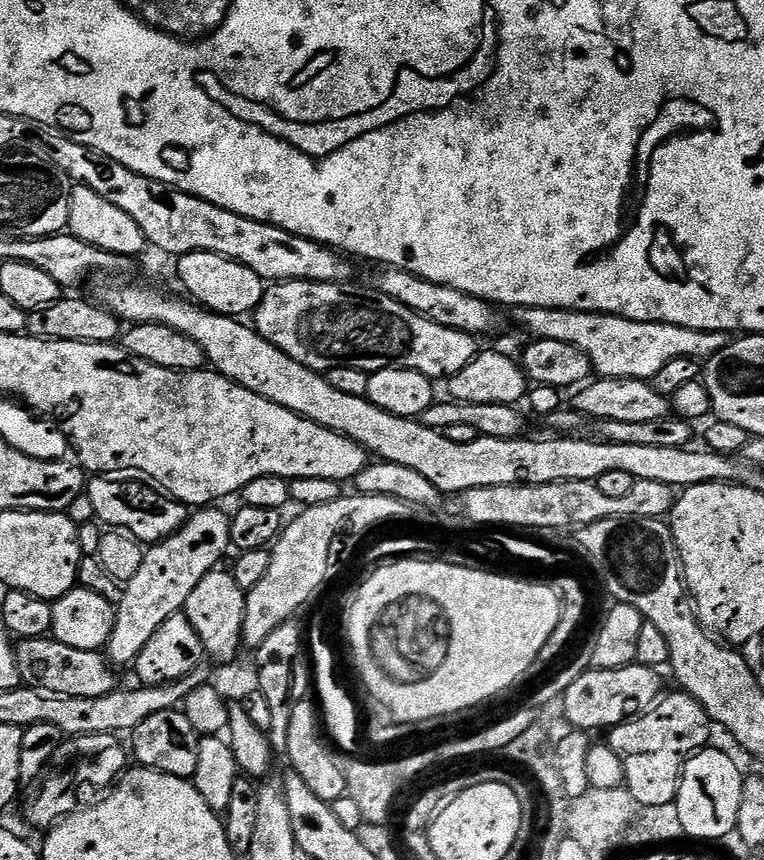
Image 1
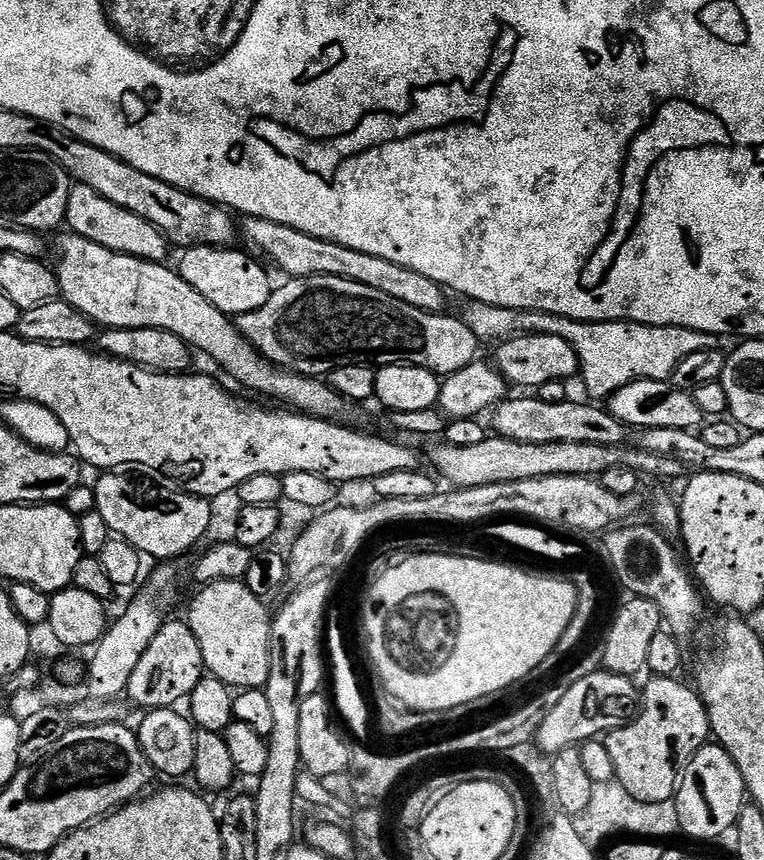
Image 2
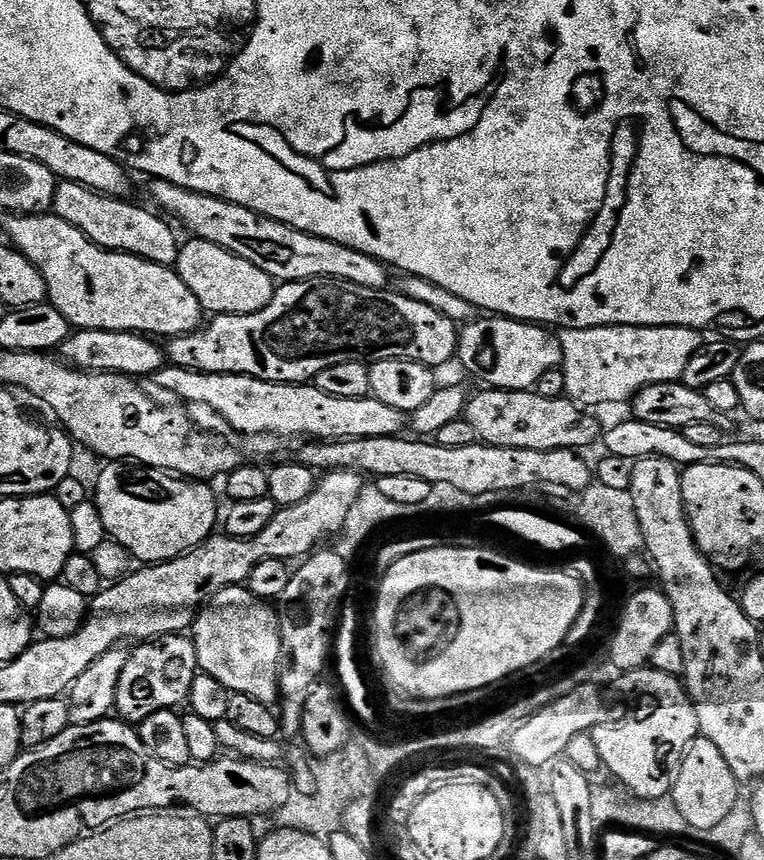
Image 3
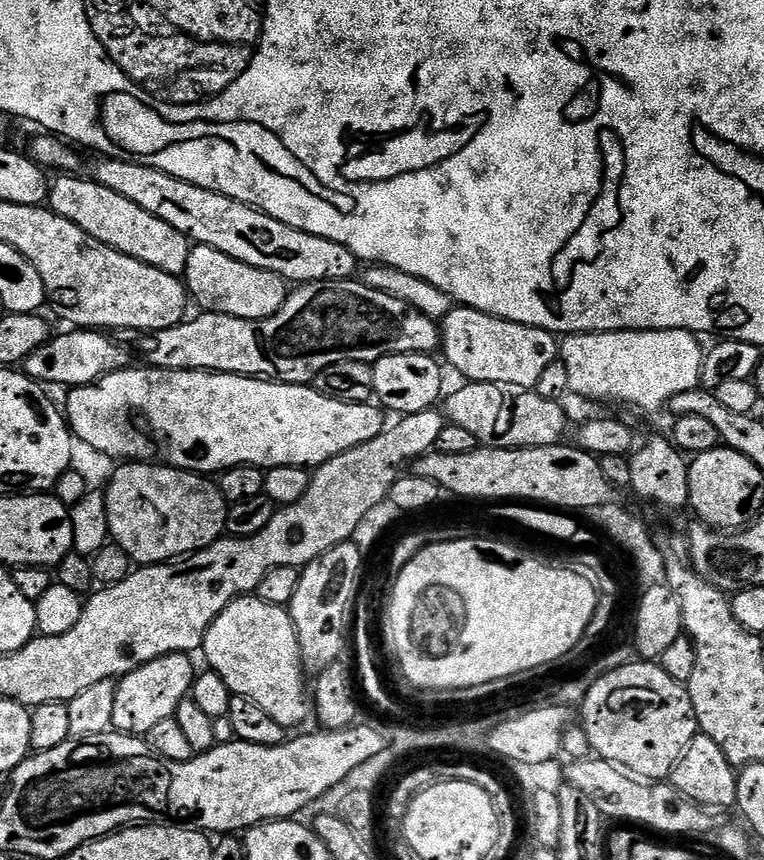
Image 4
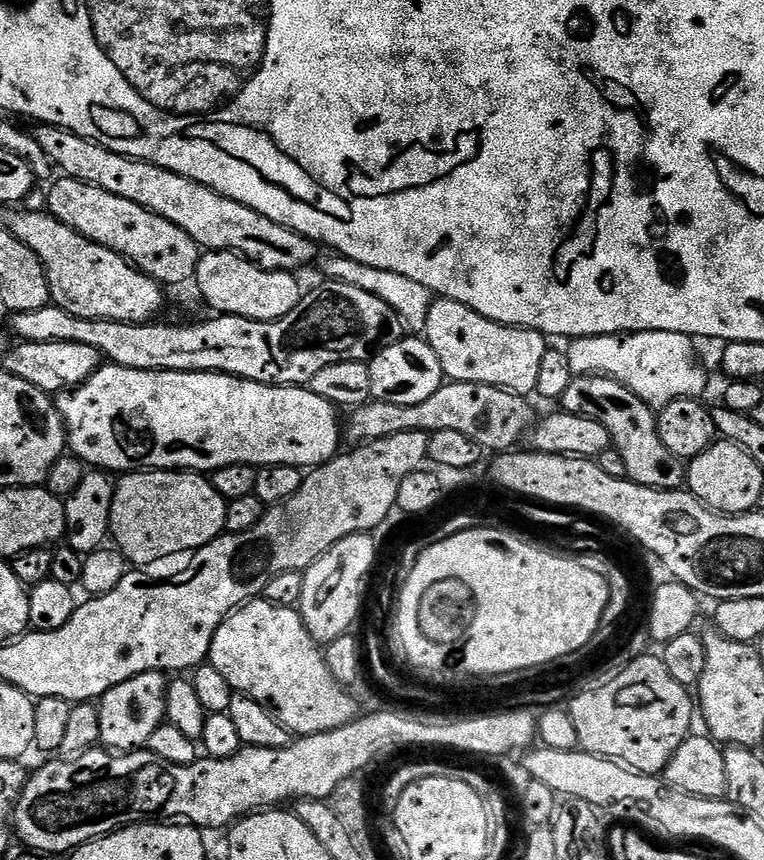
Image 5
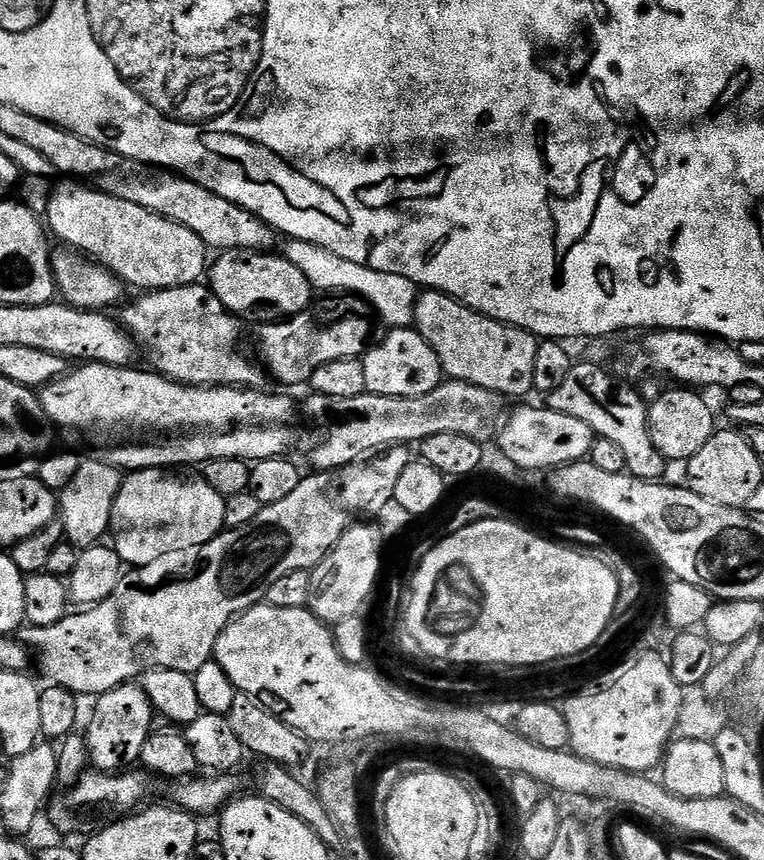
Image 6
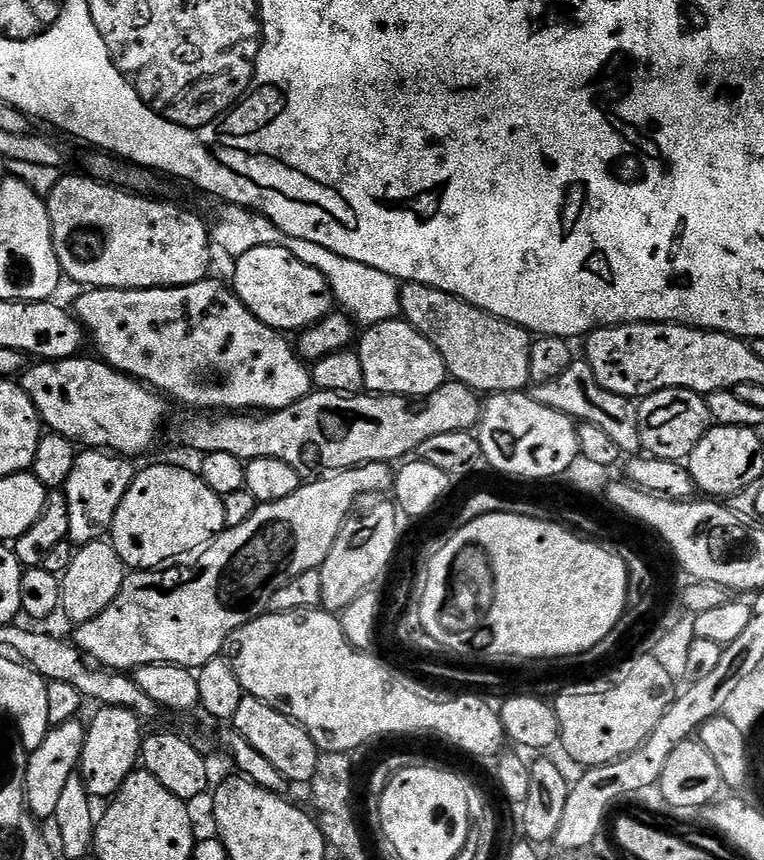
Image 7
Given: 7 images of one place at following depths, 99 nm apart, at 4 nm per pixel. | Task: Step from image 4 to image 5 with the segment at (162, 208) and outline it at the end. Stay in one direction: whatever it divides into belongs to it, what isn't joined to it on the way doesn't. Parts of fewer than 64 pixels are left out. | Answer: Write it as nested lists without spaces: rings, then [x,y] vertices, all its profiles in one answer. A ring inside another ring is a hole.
[[[37,123],[30,133],[52,164],[59,171],[60,168],[64,171],[61,173],[67,179],[81,180],[110,194],[118,194],[118,198],[126,198],[126,202],[134,202],[166,218],[166,222],[174,222],[174,226],[186,230],[186,234],[190,234],[190,238],[194,238],[201,249],[234,252],[270,272],[295,273],[296,268],[306,267],[316,256],[317,241],[310,240],[300,232],[258,214],[258,210],[242,202],[234,202],[182,174],[174,174],[145,160],[123,156],[98,142],[87,140],[53,124]]]

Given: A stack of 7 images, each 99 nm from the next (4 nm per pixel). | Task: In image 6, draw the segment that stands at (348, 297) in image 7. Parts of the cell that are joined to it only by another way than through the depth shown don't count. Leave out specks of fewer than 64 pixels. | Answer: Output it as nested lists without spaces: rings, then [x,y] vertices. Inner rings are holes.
[[[289,239],[282,254],[311,282],[313,289],[320,294],[351,294],[360,297],[372,307],[373,313],[389,329],[412,328],[416,322],[416,297],[418,286],[410,278],[402,278],[402,274],[382,274],[382,270],[370,270],[358,262],[350,262],[350,258],[338,258],[330,250],[305,240]]]

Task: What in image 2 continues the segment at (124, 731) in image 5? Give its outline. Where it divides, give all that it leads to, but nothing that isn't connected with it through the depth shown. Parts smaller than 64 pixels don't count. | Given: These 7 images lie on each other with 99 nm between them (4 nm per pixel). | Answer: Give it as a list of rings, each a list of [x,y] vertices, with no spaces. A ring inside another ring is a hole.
[[[183,619],[172,620],[161,624],[158,634],[154,634],[154,642],[146,646],[146,654],[138,661],[134,674],[130,674],[127,699],[132,699],[140,710],[154,708],[171,708],[187,701],[188,695],[198,686],[200,679],[206,675],[202,646],[198,646],[198,638],[194,638],[194,630]]]

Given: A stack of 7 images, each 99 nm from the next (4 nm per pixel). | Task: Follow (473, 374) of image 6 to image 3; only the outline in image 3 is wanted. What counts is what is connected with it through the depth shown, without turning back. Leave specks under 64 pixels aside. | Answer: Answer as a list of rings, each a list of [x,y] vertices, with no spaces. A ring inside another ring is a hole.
[[[489,315],[465,323],[460,332],[459,363],[464,363],[466,371],[473,372],[484,383],[481,385],[492,390],[526,392],[535,389],[547,372],[561,367],[563,358],[564,347],[555,331],[523,320]]]

